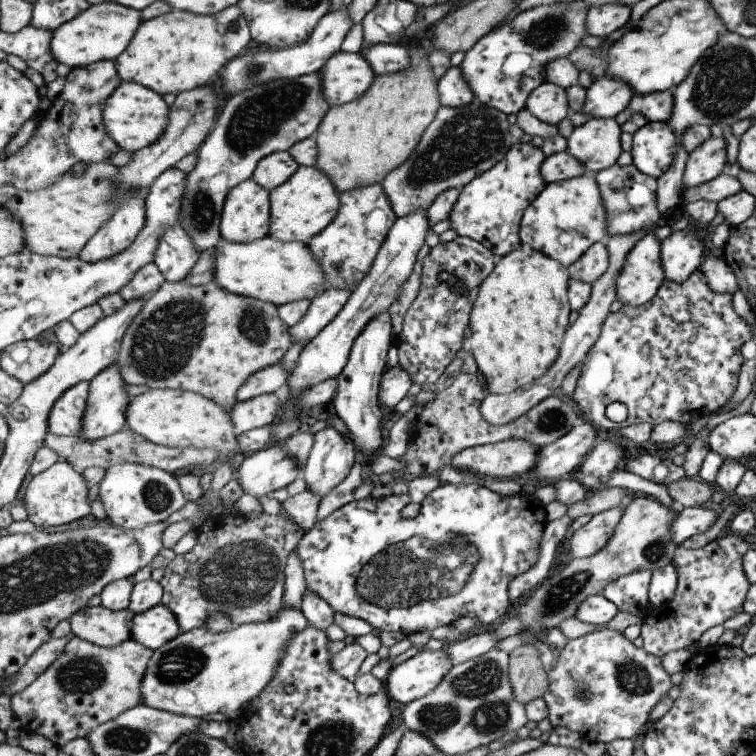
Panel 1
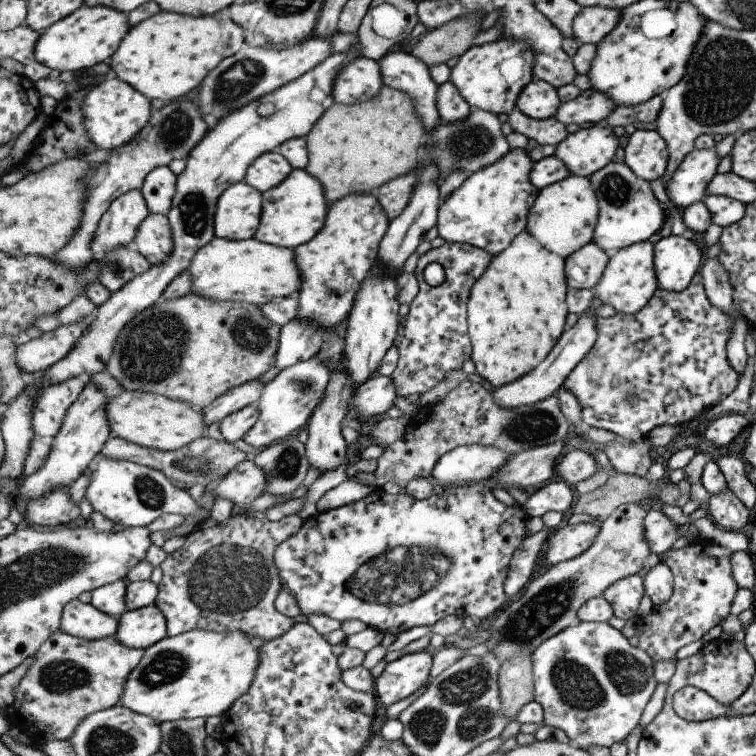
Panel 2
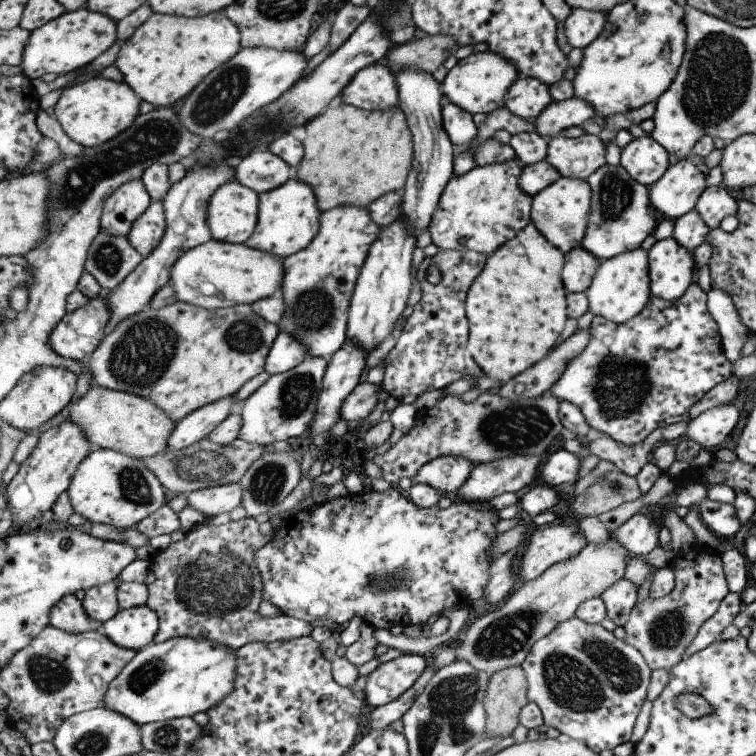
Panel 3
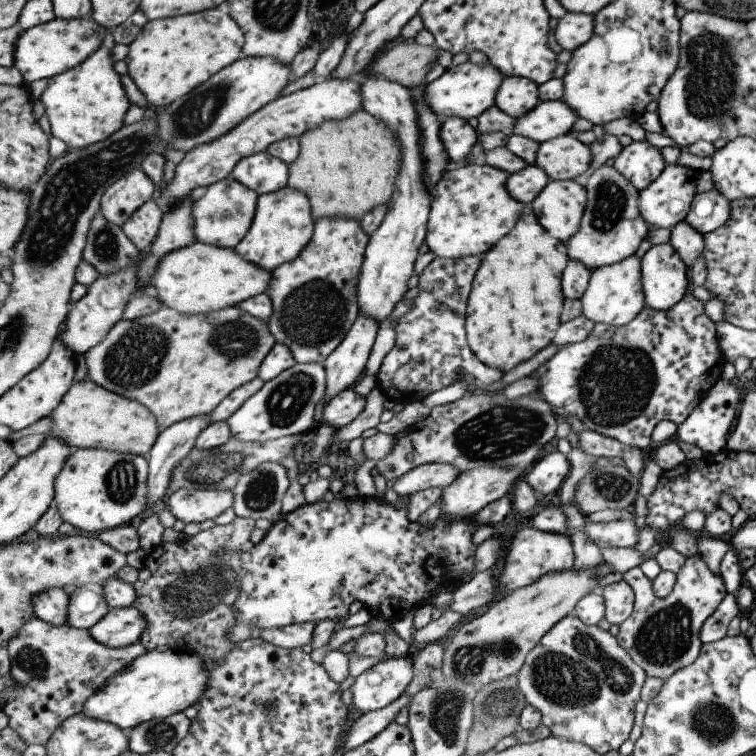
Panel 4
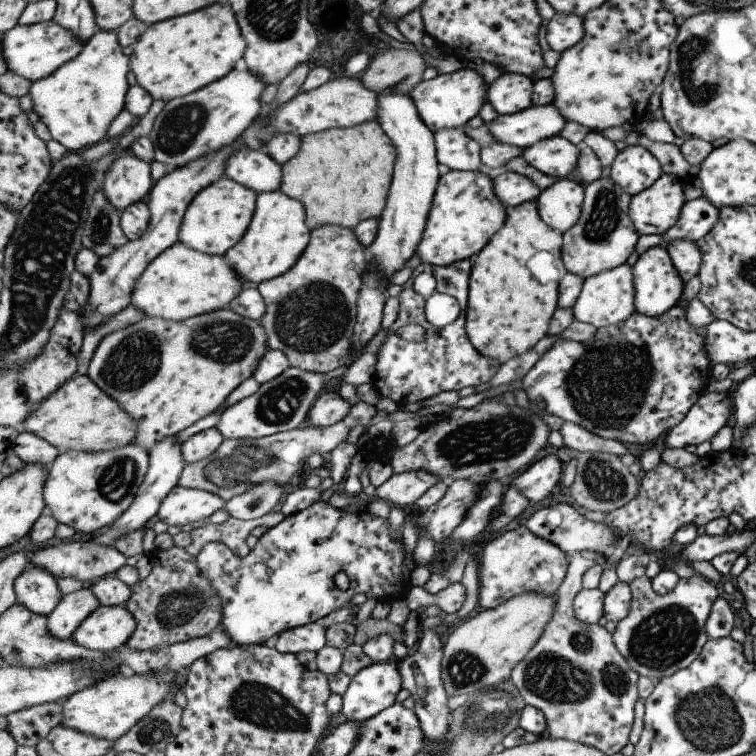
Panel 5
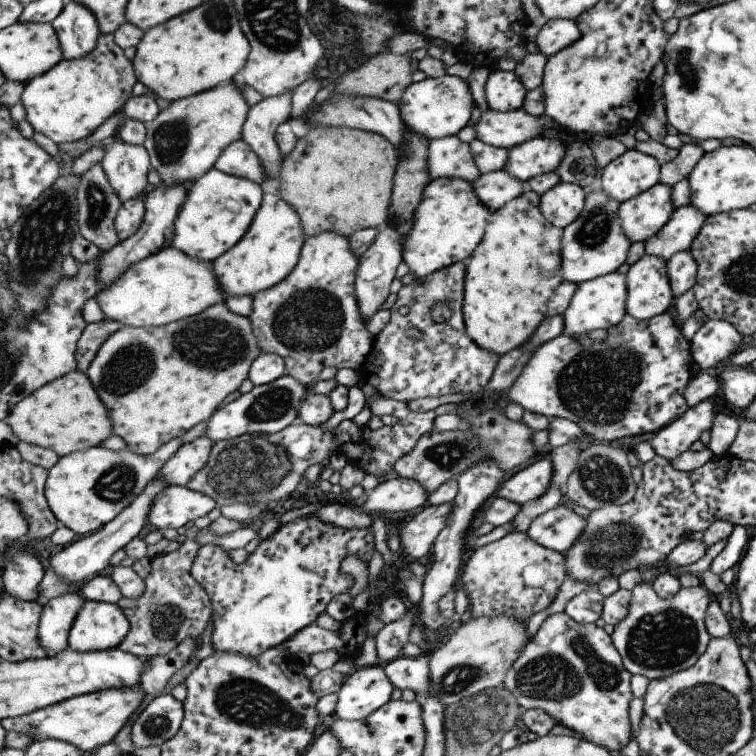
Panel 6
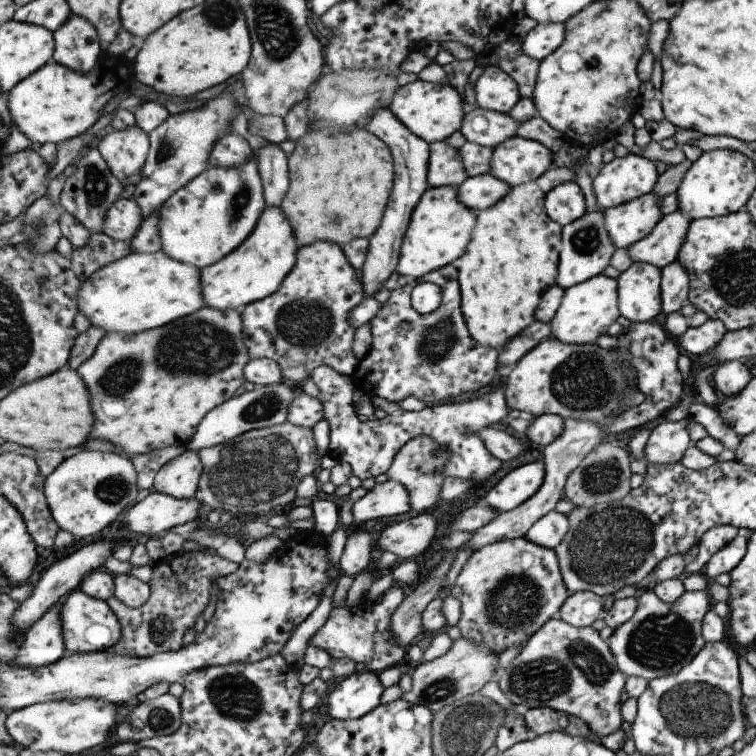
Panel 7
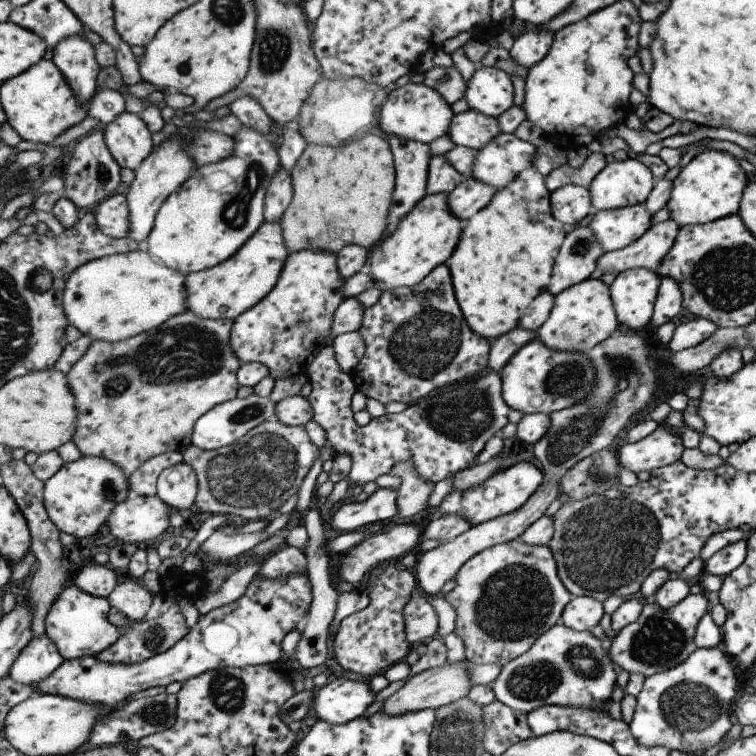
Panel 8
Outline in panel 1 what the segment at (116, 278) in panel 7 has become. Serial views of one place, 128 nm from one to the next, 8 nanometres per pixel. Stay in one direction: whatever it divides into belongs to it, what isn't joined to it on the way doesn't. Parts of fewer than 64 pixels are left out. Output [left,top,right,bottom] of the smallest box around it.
[213,235,325,305]

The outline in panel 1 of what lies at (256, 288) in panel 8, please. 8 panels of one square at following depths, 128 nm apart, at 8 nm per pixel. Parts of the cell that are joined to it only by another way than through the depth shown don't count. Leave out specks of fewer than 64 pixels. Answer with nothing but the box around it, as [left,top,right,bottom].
[270,166,341,242]

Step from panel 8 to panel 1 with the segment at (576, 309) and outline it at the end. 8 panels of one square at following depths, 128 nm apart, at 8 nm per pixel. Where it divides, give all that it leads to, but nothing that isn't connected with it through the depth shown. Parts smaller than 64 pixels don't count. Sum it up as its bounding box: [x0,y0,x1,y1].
[617,233,664,308]

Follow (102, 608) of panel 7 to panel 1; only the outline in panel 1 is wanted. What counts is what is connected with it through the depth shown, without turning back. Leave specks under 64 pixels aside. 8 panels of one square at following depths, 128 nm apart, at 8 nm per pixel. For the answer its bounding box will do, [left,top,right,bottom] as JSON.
[131,604,182,650]

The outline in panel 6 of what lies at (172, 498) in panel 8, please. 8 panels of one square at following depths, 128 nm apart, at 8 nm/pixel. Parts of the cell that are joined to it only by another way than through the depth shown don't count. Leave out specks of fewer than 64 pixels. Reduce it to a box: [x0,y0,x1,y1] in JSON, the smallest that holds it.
[159,433,215,486]

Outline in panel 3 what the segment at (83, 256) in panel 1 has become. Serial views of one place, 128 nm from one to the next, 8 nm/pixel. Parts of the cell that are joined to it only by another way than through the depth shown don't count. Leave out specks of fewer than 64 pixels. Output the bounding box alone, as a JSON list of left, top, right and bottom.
[102,180,152,238]

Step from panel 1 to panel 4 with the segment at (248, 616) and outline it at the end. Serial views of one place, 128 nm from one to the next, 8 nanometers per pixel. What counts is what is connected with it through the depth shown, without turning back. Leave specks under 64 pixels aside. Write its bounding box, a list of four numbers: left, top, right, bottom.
[133,516,317,651]

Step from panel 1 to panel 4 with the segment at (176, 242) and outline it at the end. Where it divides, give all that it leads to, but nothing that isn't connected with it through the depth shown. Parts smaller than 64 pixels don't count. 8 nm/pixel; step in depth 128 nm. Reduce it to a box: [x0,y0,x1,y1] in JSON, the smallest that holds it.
[123,197,164,253]

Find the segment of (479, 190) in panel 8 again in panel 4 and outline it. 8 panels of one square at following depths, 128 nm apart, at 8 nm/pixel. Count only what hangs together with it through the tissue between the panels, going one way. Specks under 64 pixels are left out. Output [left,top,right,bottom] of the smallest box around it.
[509,165,552,204]

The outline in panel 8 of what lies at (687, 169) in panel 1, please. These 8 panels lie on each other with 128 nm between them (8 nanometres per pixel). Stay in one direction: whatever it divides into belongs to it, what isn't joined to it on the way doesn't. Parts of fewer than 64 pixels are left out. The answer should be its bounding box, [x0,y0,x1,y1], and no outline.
[588,204,651,253]

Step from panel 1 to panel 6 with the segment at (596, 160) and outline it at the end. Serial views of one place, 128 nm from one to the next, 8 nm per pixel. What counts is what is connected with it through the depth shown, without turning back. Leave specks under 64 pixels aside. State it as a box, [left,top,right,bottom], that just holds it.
[505,136,568,182]

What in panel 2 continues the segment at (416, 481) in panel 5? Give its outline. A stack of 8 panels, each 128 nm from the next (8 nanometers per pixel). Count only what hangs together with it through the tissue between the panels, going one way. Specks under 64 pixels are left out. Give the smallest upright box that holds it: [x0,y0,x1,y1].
[431,446,511,487]

